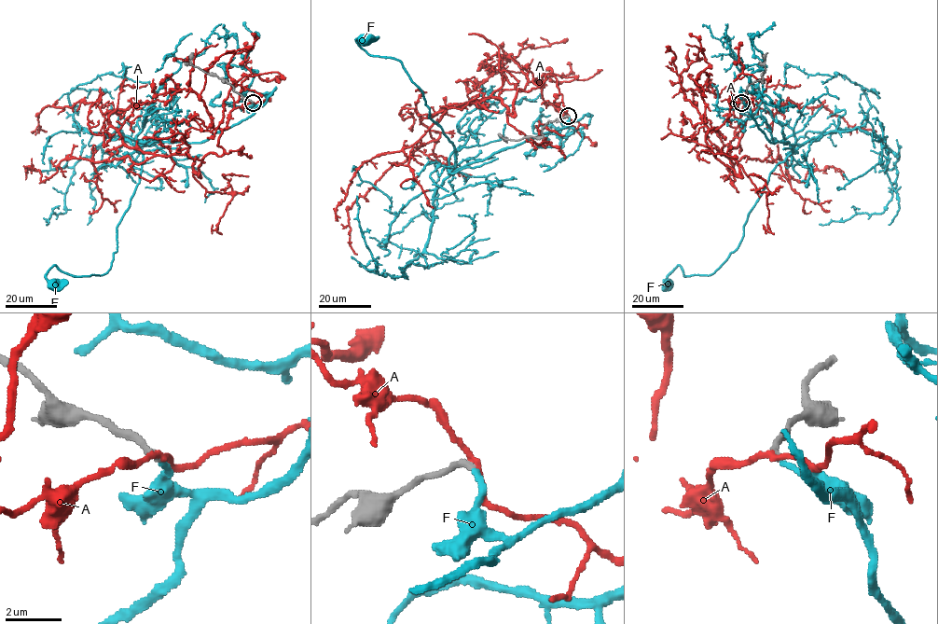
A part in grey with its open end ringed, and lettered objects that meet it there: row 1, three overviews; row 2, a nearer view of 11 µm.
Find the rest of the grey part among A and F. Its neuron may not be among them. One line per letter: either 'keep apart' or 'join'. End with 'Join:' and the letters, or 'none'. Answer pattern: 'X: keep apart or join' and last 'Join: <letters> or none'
A: keep apart
F: join
Join: F

